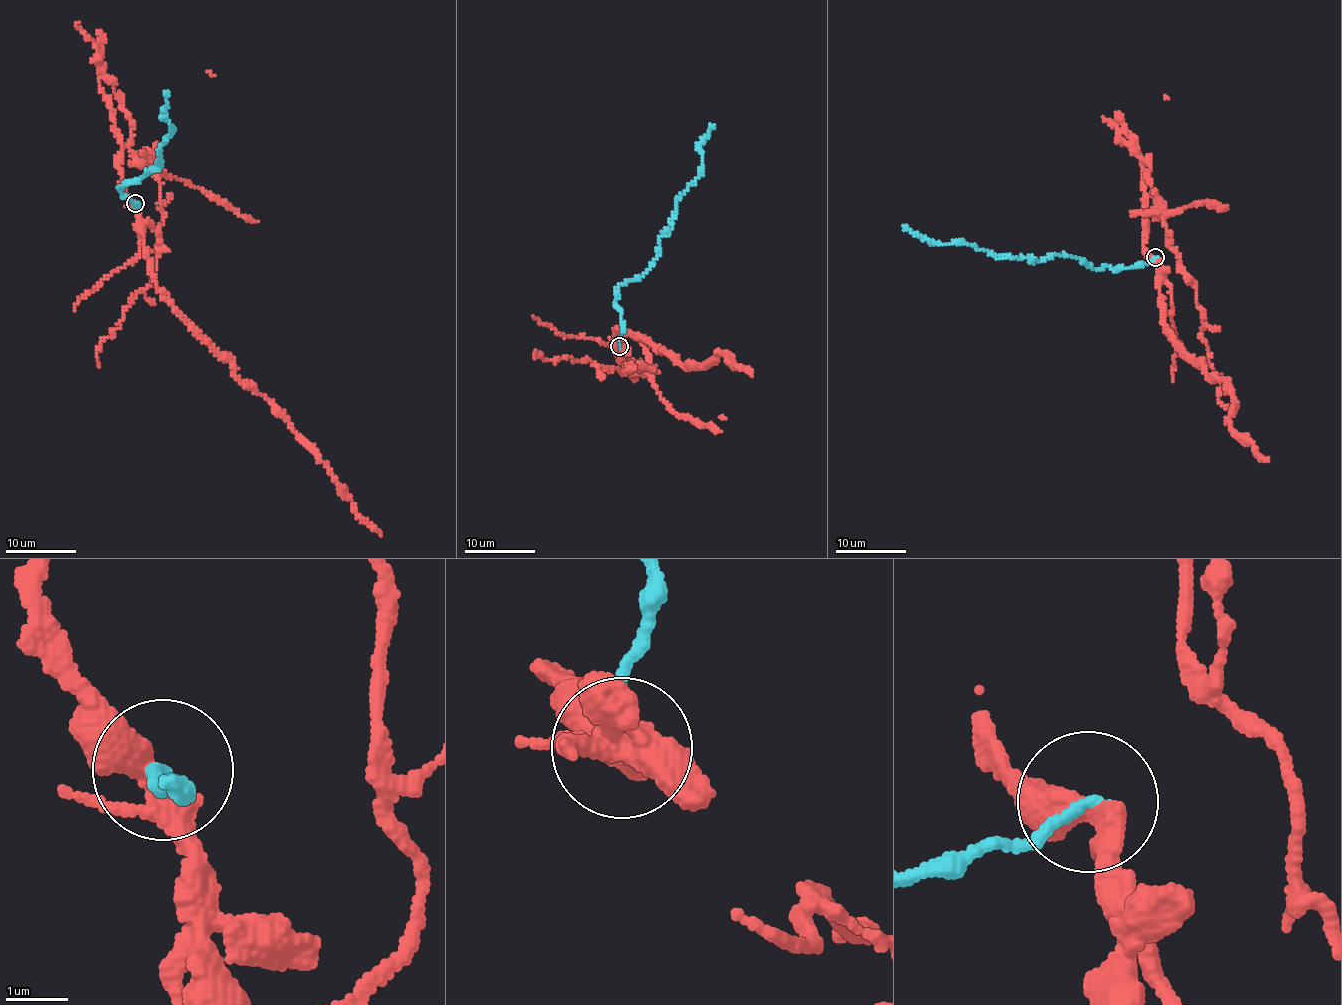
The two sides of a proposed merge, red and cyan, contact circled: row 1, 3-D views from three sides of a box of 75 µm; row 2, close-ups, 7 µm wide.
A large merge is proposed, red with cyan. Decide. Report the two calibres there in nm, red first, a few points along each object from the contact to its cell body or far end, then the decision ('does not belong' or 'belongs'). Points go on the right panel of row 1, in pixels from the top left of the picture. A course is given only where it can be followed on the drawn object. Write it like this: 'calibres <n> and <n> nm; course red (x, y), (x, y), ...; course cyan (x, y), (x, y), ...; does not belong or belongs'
calibres 320 and 180 nm; course red (1155, 258), (1144, 248), (1144, 165), (1166, 213), (1165, 243), (1193, 282), (1227, 408); course cyan (1155, 258), (1116, 270), (1088, 266), (1066, 254), (1042, 259), (993, 256), (962, 243), (930, 243), (902, 224); does not belong

